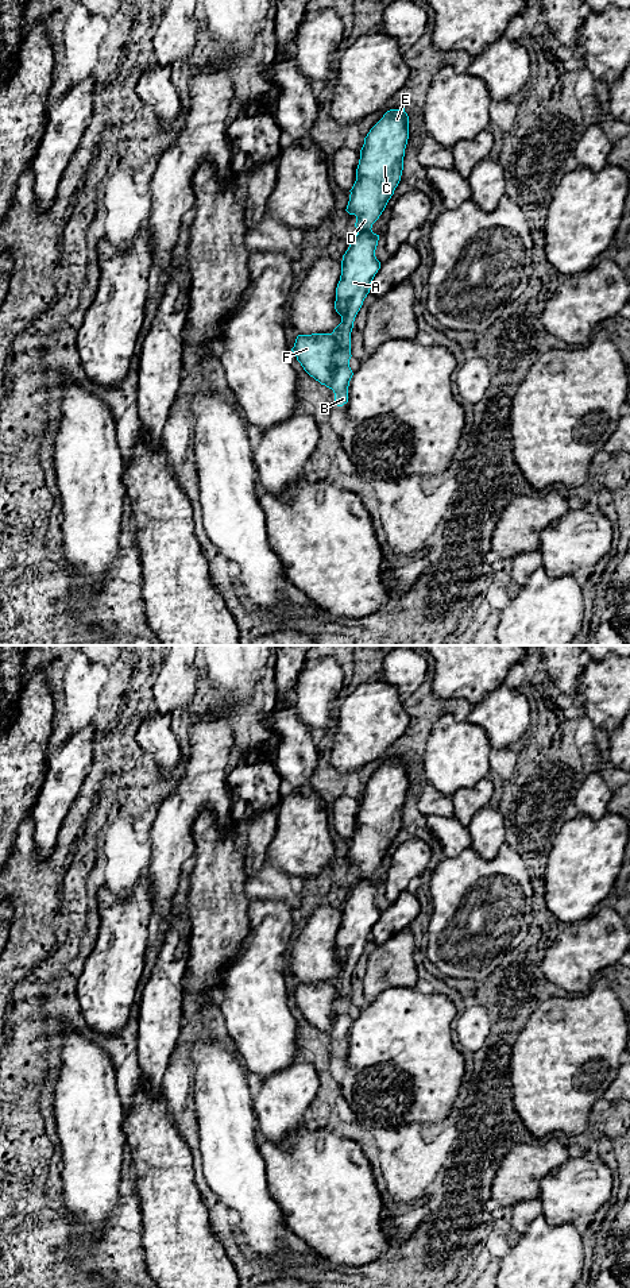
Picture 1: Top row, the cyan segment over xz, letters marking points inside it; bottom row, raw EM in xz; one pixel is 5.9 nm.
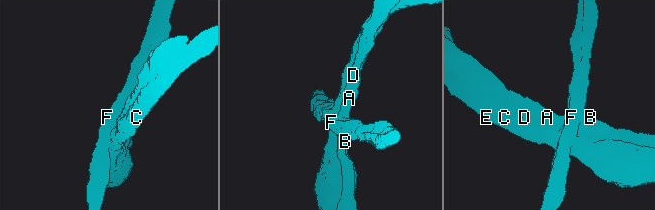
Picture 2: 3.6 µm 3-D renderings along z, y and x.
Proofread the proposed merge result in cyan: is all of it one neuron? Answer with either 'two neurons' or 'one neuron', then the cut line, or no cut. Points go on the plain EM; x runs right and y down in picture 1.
two neurons; cut in xz along (332, 982), (336, 999), (333, 1022), (327, 1034)

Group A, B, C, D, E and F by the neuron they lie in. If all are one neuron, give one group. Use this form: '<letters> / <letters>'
A B C D E / F

